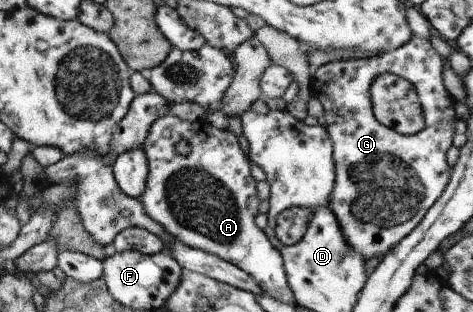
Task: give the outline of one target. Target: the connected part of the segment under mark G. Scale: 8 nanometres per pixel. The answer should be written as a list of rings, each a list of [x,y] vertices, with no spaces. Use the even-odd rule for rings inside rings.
[[[414,34],[405,45],[388,52],[381,52],[375,57],[334,60],[323,64],[315,71],[310,83],[312,97],[316,97],[323,104],[323,117],[326,120],[324,128],[328,130],[335,146],[336,185],[333,186],[329,197],[329,207],[336,214],[349,247],[361,253],[365,261],[374,257],[382,260],[404,237],[419,227],[421,220],[431,211],[432,205],[440,199],[445,188],[451,183],[451,174],[445,155],[449,147],[453,145],[457,114],[453,107],[455,103],[449,97],[445,83],[443,83],[443,56],[437,53],[432,42]],[[387,71],[399,73],[416,86],[420,103],[426,110],[427,125],[415,135],[405,136],[389,129],[377,121],[373,113],[372,84],[375,77]]]

